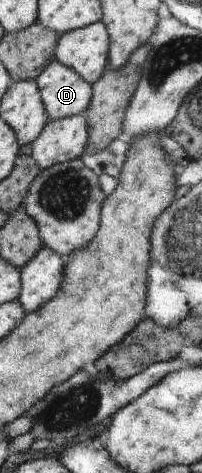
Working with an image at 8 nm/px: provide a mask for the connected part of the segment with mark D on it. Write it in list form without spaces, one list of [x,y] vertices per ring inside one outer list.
[[[54,59],[35,81],[49,120],[84,115],[92,98],[92,87],[80,74]]]

